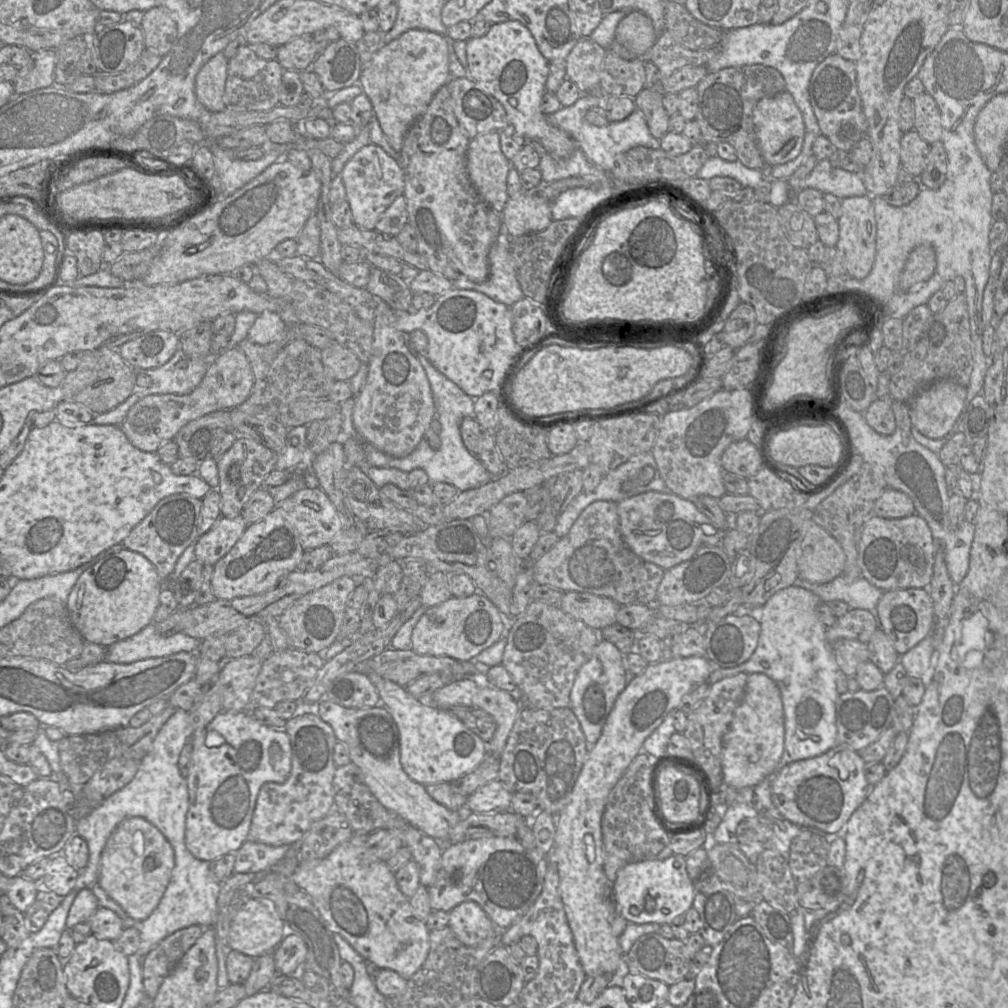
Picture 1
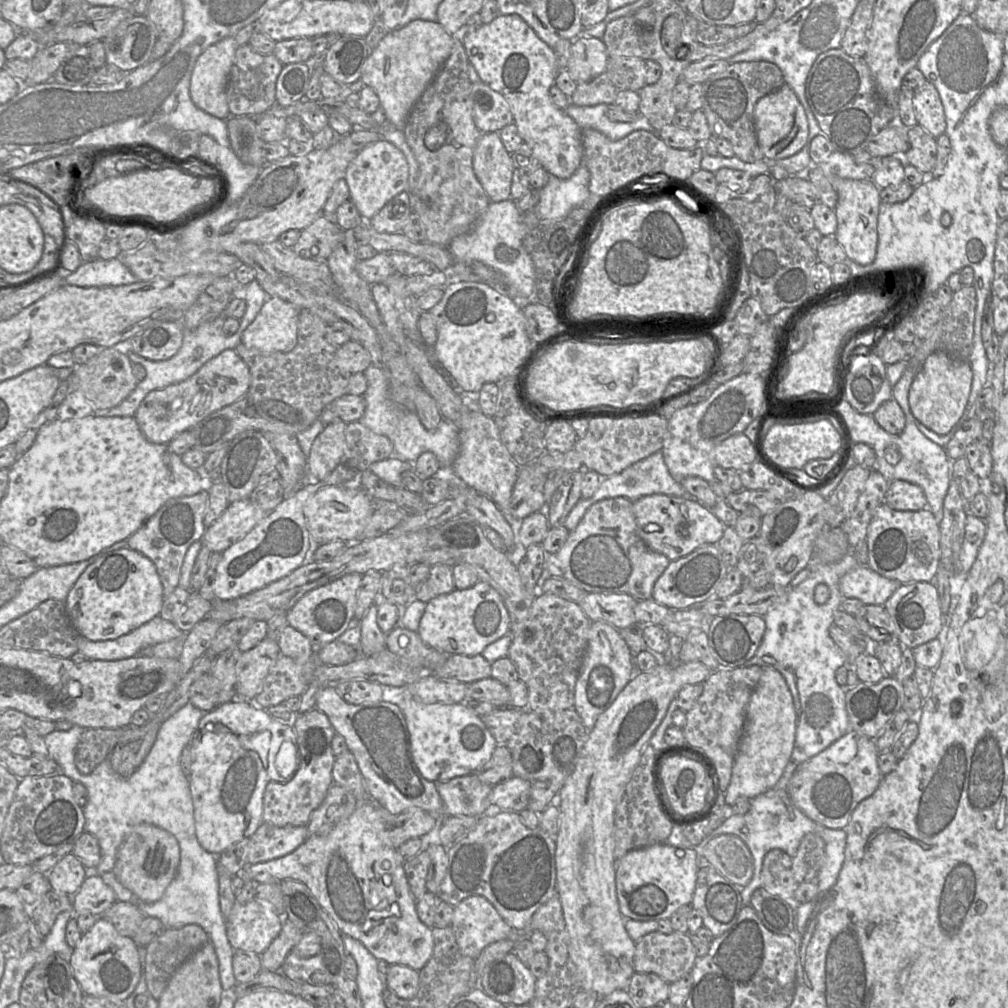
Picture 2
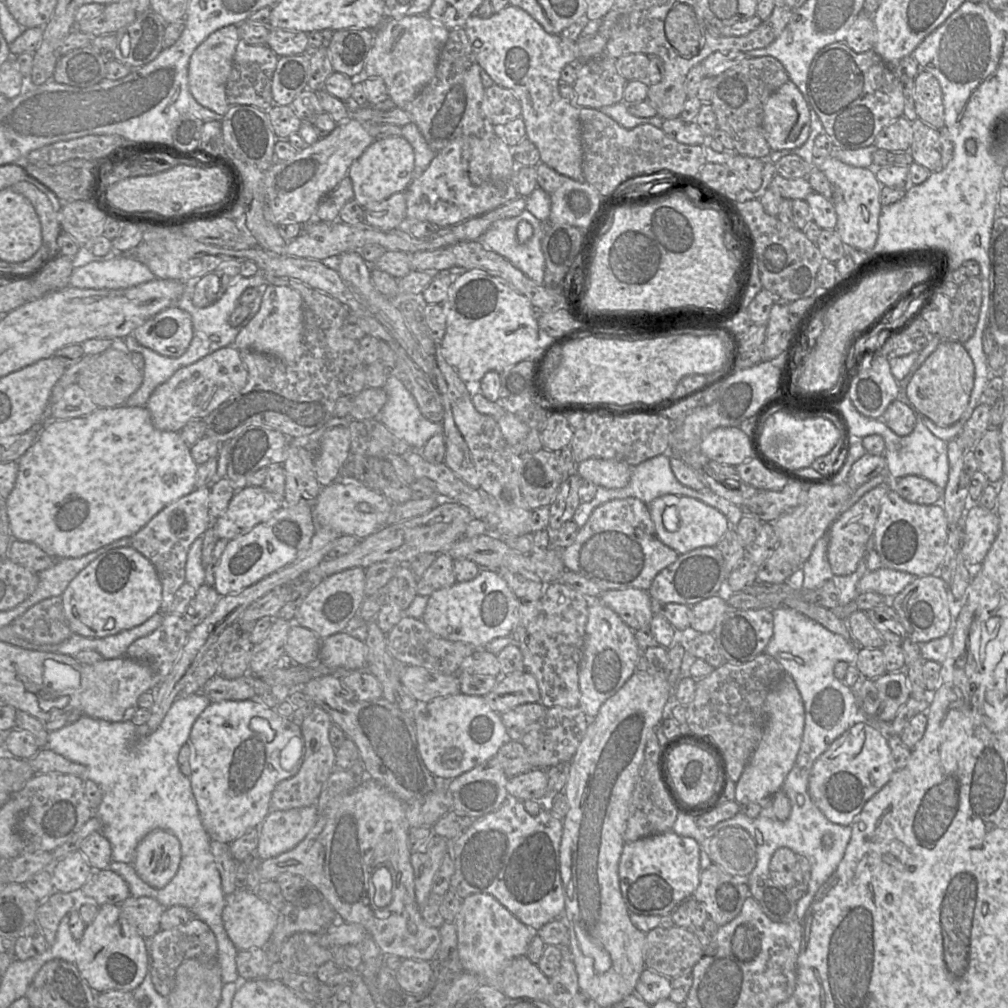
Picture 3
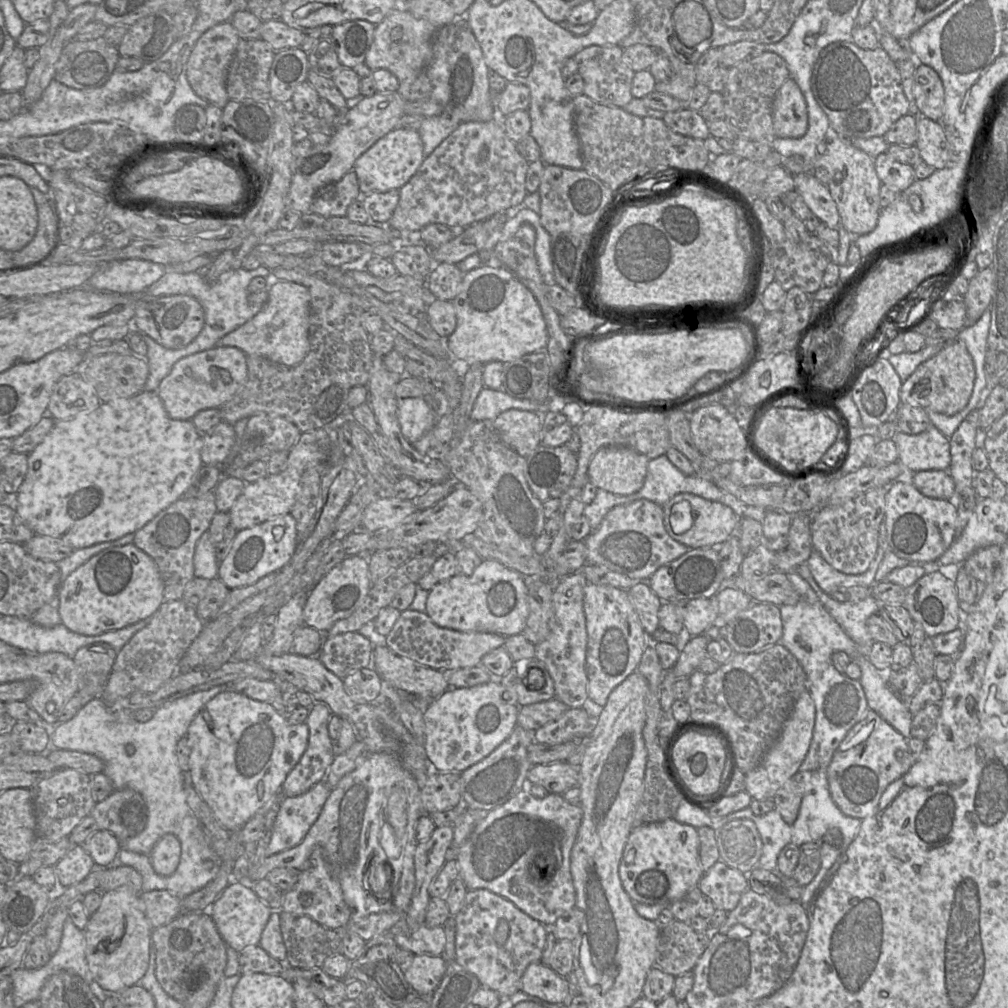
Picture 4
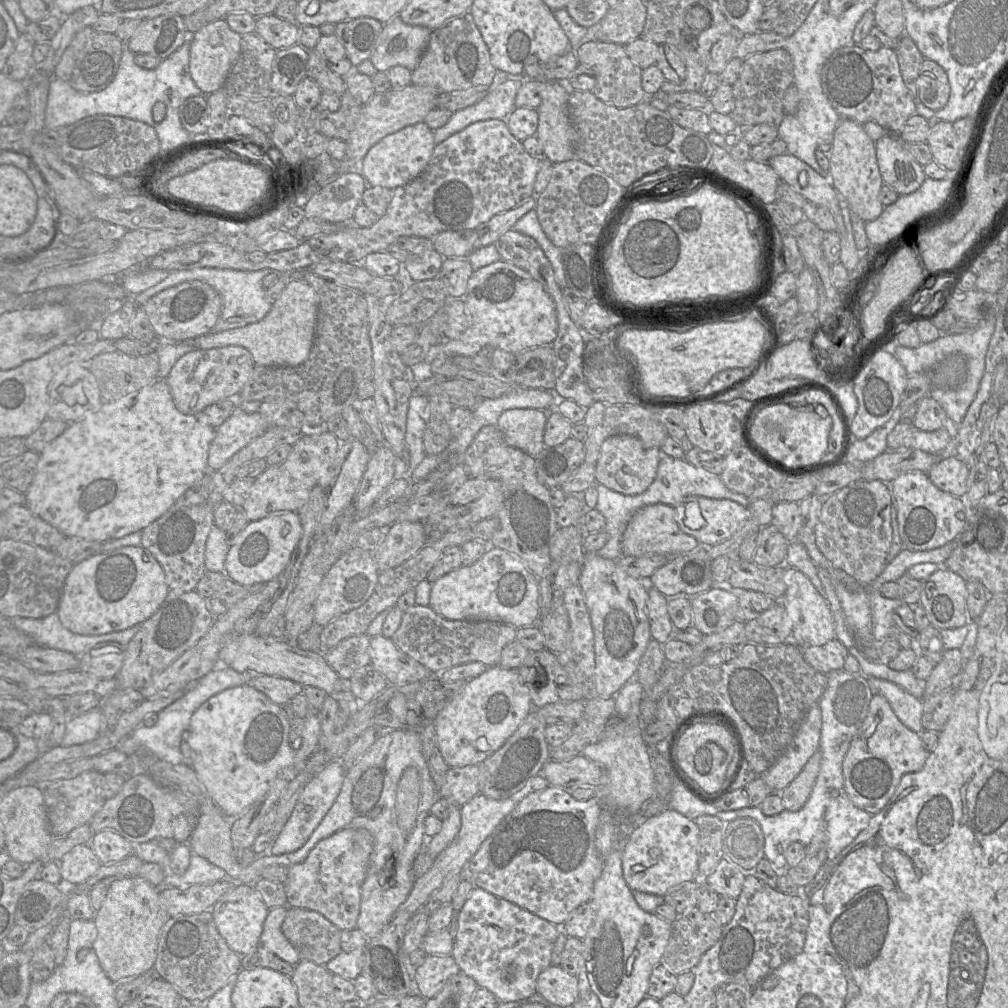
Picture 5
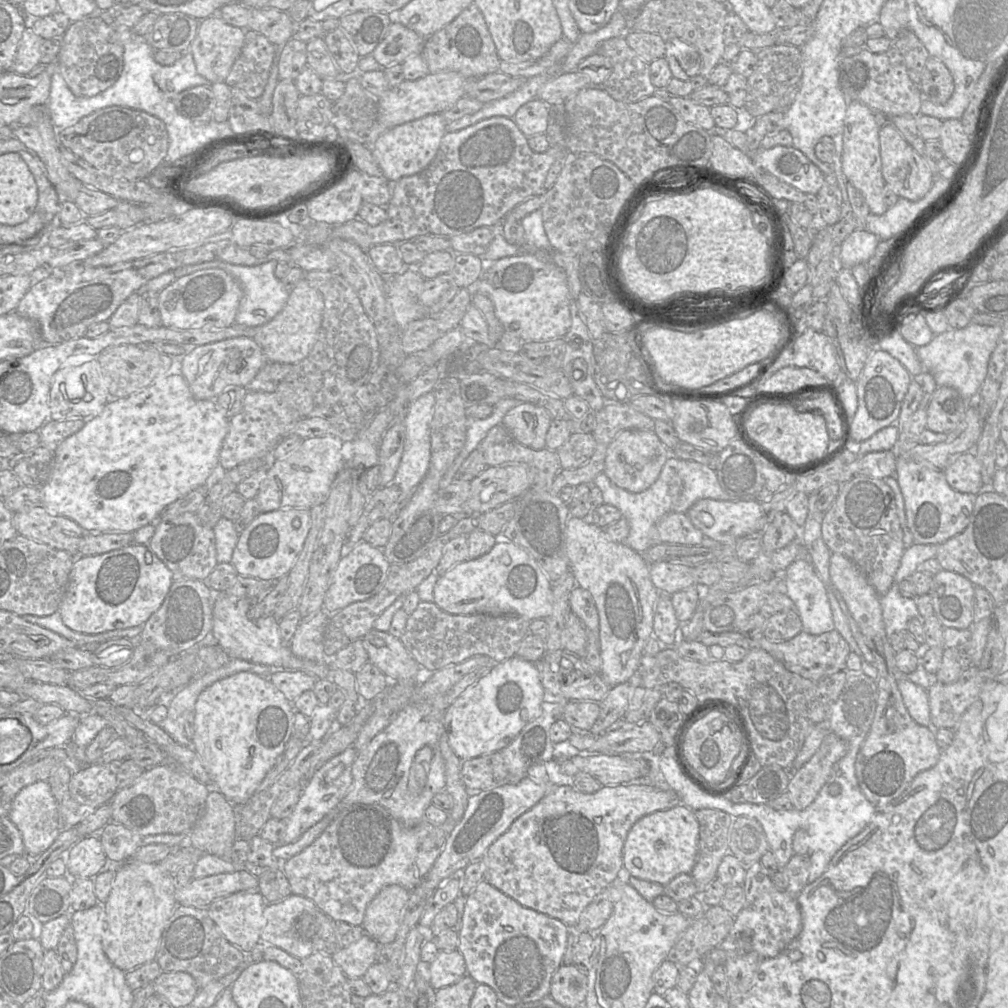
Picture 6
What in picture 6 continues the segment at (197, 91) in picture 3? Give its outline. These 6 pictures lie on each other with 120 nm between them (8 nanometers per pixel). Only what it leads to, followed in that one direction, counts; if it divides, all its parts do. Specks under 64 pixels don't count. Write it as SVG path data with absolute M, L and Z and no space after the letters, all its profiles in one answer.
M212 15L199 21L191 52L199 75L210 83L225 82L241 53L246 30Z

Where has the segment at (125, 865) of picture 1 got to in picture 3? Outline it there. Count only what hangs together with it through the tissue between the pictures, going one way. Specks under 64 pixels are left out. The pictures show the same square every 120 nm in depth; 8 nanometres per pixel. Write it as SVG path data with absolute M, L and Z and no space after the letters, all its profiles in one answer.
M155 829L138 843L133 867L154 888L163 888L175 876L181 860L179 840L169 831Z

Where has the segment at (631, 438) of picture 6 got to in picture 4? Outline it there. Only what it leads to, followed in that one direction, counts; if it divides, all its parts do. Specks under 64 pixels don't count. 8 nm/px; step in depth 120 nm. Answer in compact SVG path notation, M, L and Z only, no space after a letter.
M624 446L600 448L588 467L588 479L599 489L617 495L637 492L644 483L649 459Z

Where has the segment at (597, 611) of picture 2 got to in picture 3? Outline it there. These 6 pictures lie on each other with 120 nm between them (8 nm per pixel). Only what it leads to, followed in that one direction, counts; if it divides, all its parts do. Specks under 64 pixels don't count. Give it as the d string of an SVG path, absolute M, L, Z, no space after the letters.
M638 588L606 590L596 600L615 611L633 631L647 628L653 618L652 598Z

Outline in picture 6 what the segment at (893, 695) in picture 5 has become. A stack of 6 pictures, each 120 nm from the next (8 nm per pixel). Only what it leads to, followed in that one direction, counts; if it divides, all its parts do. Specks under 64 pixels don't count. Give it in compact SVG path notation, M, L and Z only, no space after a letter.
M906 678L899 679L897 685L905 707L914 721L925 727L933 727L927 690Z

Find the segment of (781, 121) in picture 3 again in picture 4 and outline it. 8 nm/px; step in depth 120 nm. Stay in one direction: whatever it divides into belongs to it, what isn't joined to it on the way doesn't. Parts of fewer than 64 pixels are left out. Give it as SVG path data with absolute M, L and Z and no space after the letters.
M789 77L778 90L773 102L773 128L778 138L800 138L808 129L805 98Z

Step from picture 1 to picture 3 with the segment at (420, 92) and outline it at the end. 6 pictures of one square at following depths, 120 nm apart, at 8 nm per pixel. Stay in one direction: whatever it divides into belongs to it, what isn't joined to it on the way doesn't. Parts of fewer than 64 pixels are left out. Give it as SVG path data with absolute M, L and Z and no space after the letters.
M427 14L390 19L383 29L374 33L363 72L368 77L381 77L396 107L405 108L435 76L439 55L448 40L449 31L432 21Z

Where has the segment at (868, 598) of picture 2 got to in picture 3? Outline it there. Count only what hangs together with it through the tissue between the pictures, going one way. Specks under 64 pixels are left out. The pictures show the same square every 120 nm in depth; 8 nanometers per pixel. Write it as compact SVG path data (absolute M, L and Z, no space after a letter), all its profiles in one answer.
M880 568L868 571L857 583L857 592L876 592L887 598L893 598L907 585L912 583L917 576L910 573L891 569Z

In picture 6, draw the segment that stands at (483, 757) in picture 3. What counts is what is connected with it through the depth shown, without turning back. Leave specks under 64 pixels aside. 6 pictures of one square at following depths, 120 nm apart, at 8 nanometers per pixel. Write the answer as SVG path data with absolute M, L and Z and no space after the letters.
M513 656L467 687L444 713L448 743L461 761L505 748L541 712L545 691L535 663Z

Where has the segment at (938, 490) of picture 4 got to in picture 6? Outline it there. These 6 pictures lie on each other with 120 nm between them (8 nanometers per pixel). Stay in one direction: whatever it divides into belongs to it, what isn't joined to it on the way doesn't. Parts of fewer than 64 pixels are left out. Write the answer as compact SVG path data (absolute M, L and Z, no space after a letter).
M973 451L957 457L943 472L948 484L958 492L977 495L987 487L982 478L981 464Z

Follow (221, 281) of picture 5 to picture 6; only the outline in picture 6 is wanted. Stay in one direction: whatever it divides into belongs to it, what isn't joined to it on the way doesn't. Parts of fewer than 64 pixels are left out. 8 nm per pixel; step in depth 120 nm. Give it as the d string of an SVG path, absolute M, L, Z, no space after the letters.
M213 260L184 266L174 270L173 273L176 279L178 279L185 275L210 268L217 268L225 271L238 282L242 290L242 298L235 317L235 324L248 327L257 327L272 320L284 308L289 297L290 291L283 286L281 280L275 277L274 272L277 264L277 261L272 260L264 264L249 267L233 265L220 260Z

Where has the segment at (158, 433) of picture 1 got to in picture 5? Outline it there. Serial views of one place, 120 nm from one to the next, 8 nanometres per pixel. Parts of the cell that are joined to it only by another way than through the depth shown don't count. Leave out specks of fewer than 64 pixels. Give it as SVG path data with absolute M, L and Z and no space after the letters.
M242 346L194 349L177 360L166 377L166 382L178 411L192 415L218 401L239 396L254 366L251 353Z

